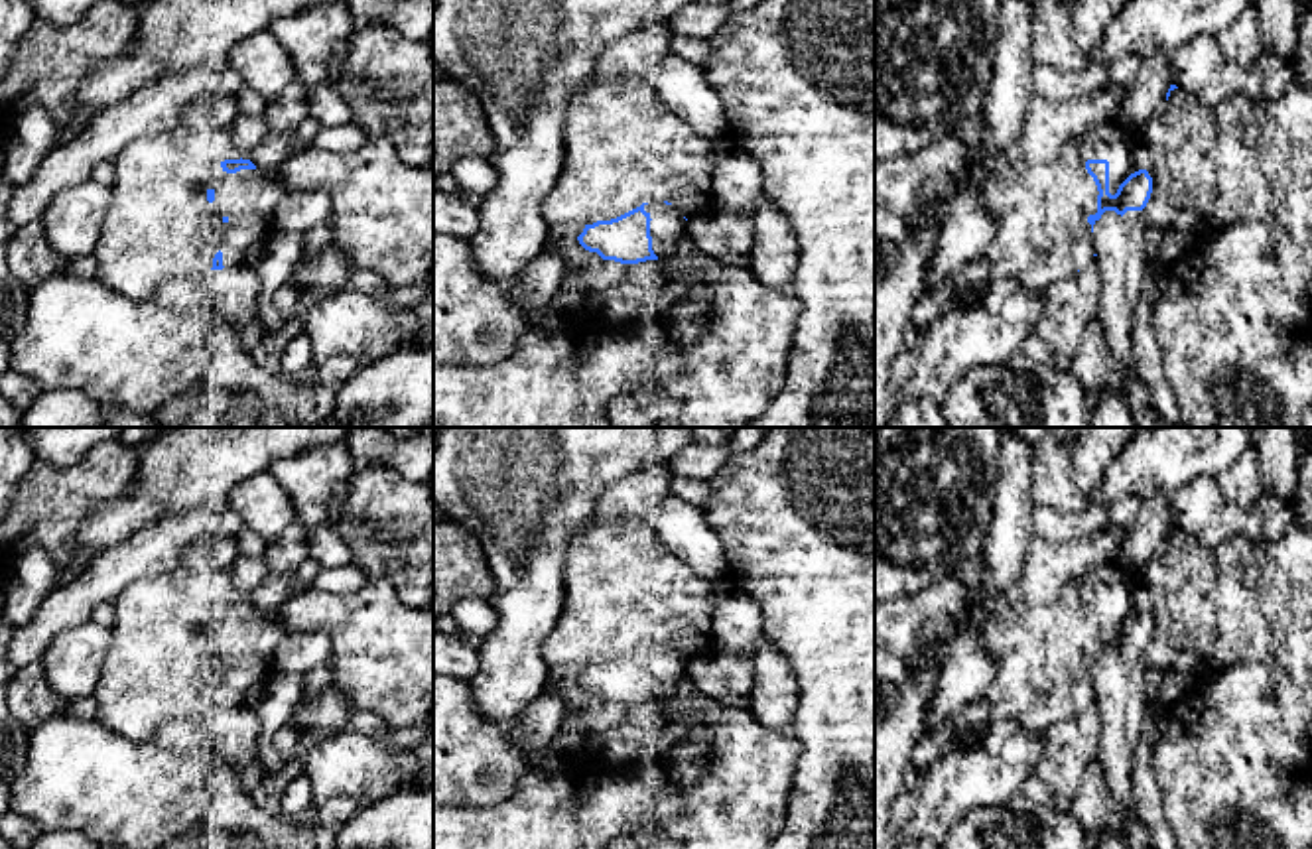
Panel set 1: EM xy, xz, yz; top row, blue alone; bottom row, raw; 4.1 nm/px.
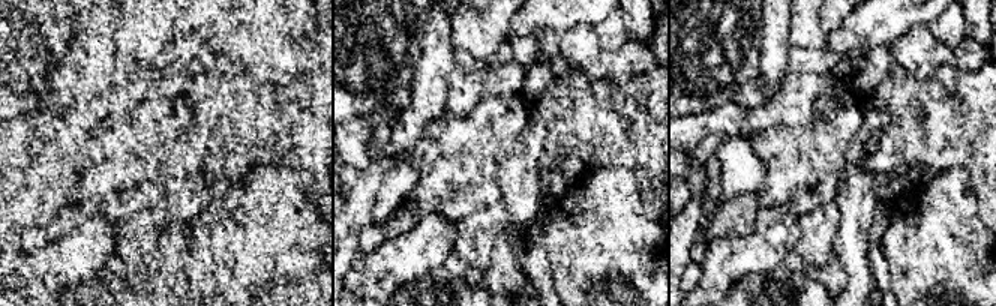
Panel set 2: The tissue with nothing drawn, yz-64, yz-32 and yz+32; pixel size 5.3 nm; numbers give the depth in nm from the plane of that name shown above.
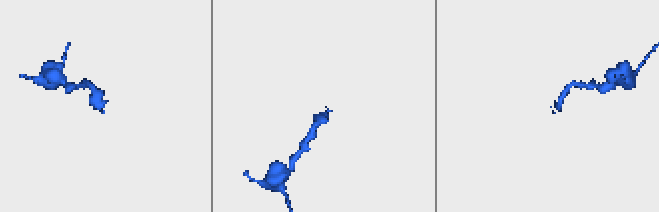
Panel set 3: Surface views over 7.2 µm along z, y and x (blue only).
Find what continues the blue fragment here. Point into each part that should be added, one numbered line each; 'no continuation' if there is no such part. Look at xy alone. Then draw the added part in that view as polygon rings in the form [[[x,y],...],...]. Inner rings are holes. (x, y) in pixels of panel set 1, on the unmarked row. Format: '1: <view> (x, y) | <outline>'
no continuation

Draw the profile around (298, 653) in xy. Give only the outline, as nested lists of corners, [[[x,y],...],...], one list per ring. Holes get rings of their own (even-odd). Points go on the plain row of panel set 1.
[[[286,632],[272,656],[280,674],[305,676],[331,660],[331,638],[323,632]]]

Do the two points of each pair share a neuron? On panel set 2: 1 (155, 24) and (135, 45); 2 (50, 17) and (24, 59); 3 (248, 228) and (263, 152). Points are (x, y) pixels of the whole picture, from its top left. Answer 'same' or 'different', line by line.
1: different
2: same
3: different

